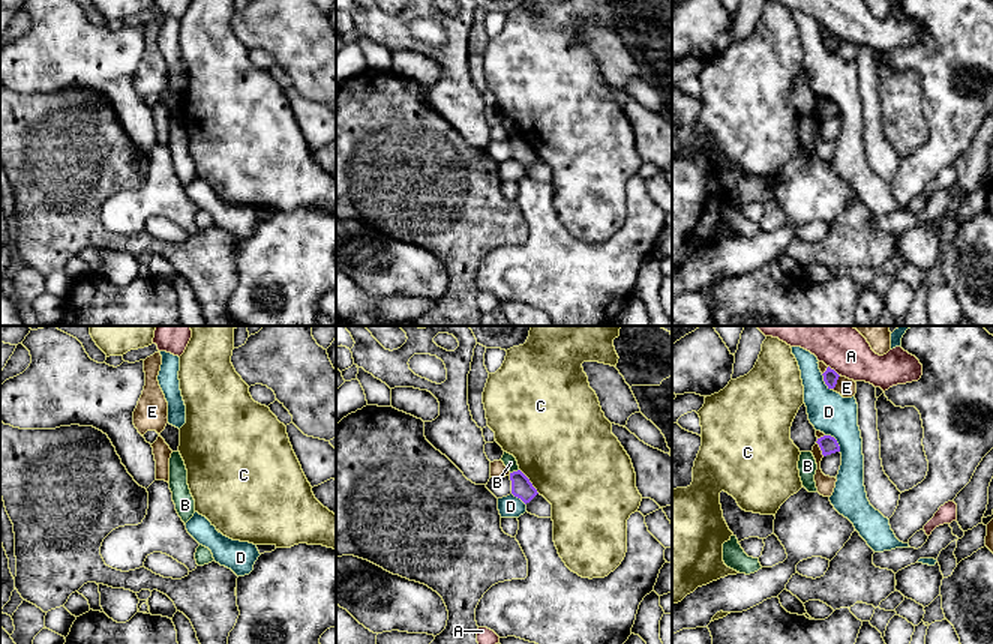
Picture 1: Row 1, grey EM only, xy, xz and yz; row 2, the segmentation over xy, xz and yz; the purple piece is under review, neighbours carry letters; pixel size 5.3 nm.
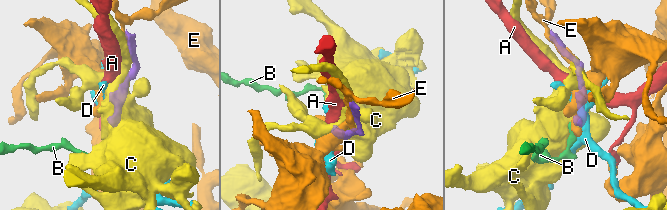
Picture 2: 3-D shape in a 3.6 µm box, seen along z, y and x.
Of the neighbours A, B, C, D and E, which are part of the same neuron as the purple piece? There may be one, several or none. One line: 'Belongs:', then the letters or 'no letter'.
Belongs: no letter

